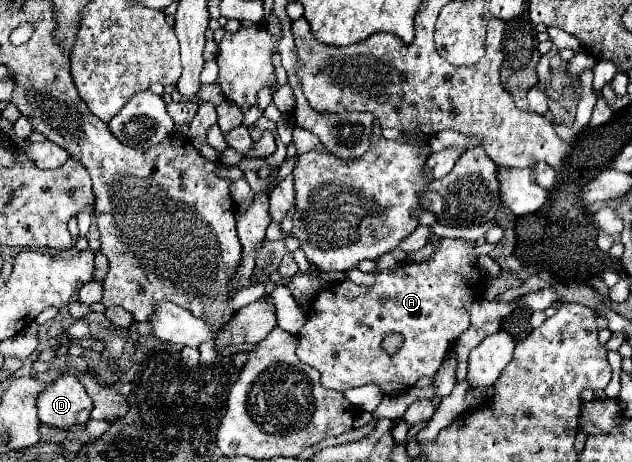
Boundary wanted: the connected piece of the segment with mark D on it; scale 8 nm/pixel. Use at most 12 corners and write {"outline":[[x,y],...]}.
{"outline":[[67,370],[37,400],[39,420],[67,432],[93,400]]}

